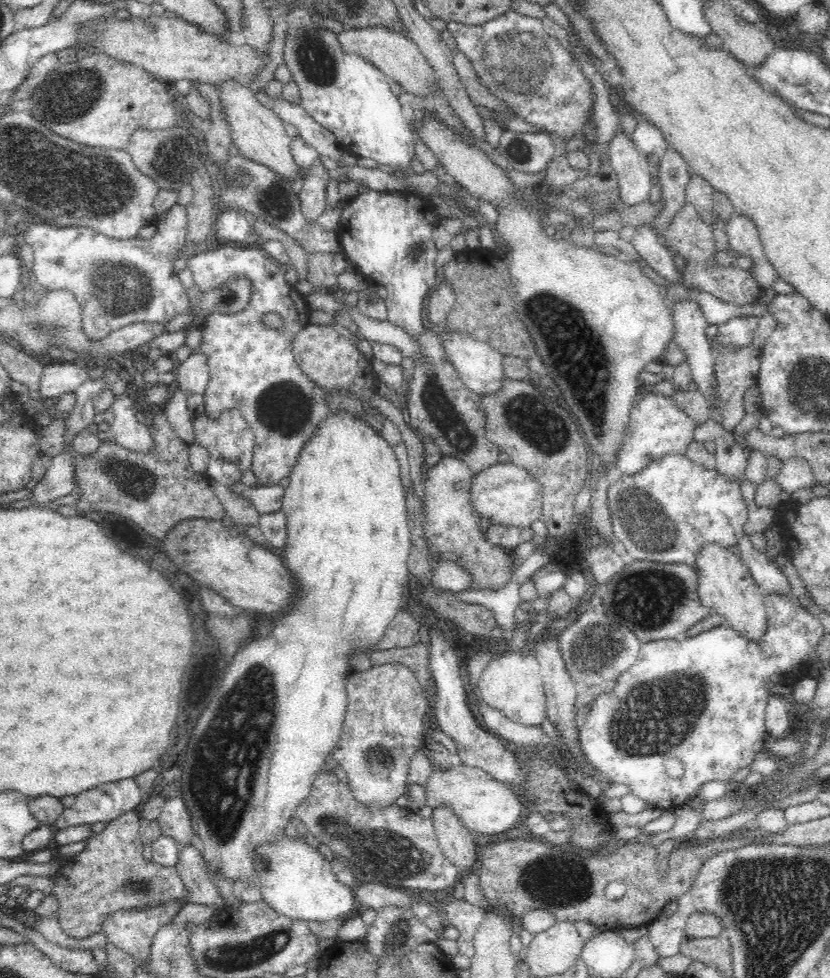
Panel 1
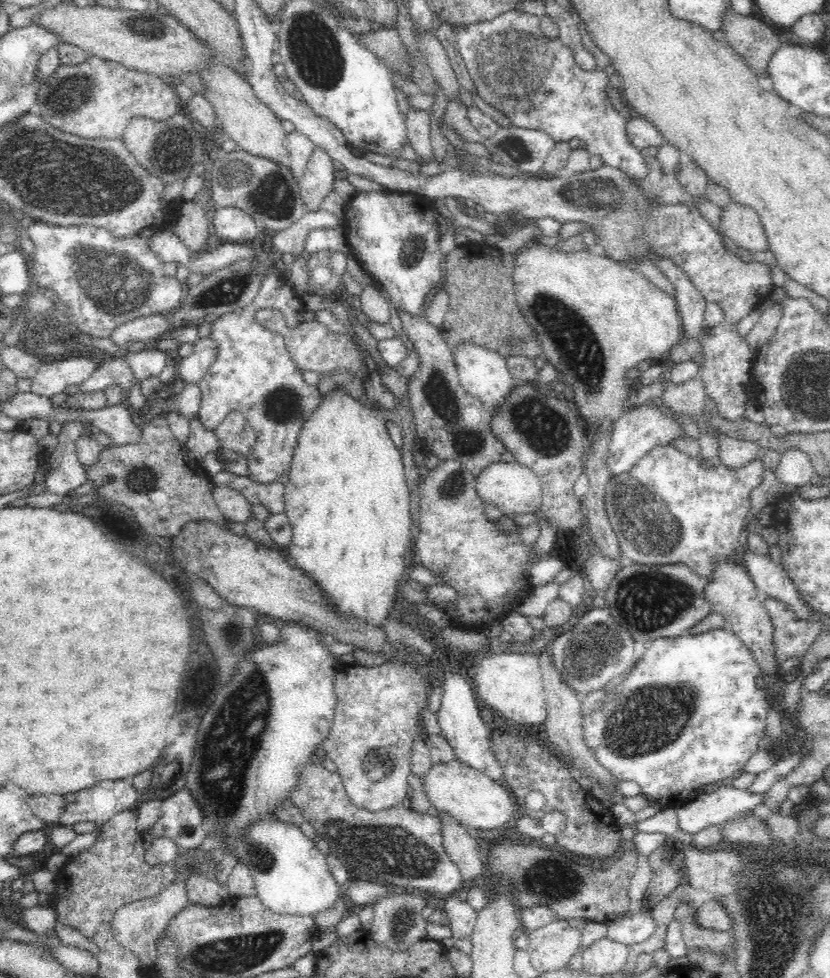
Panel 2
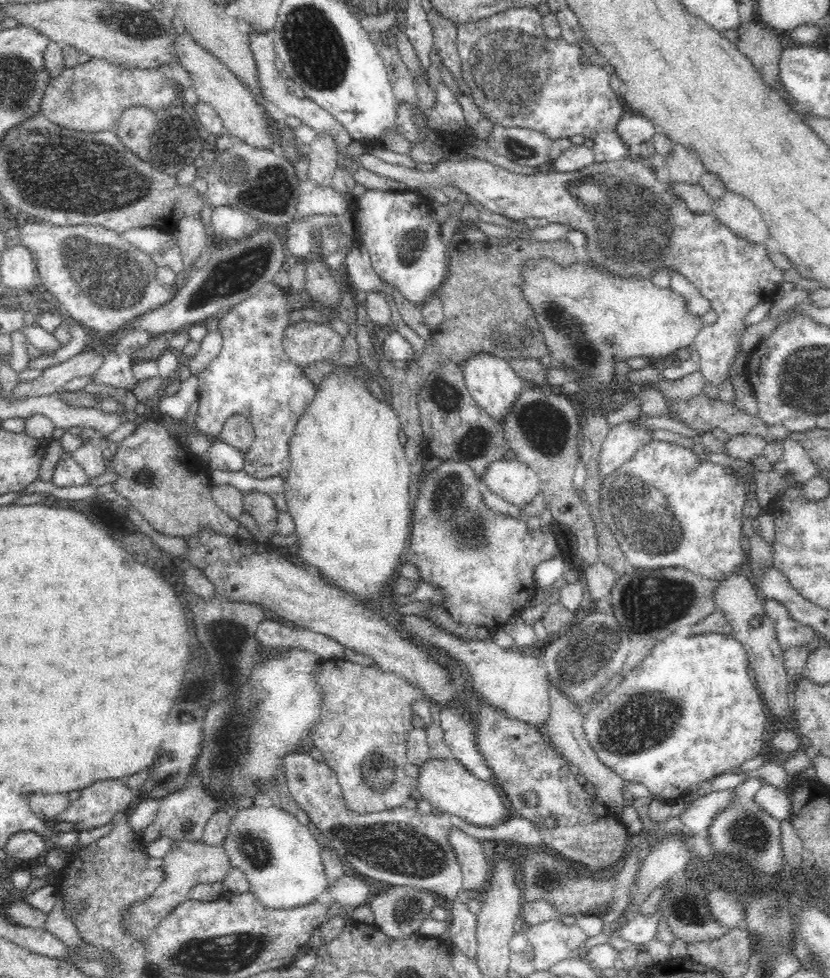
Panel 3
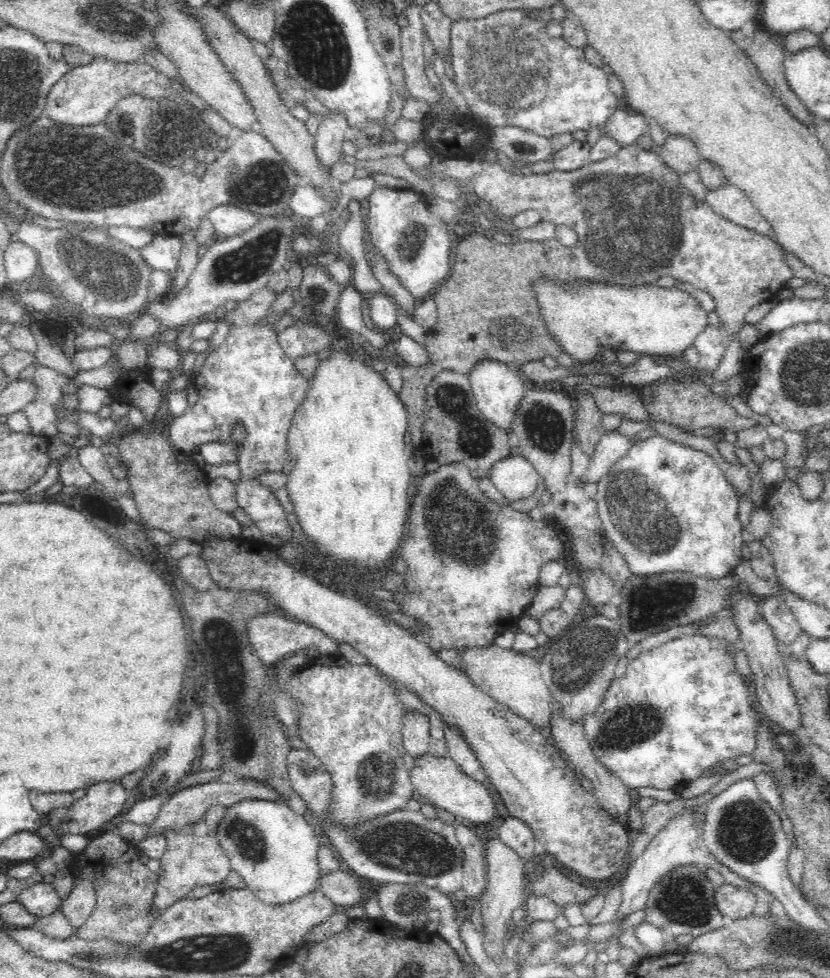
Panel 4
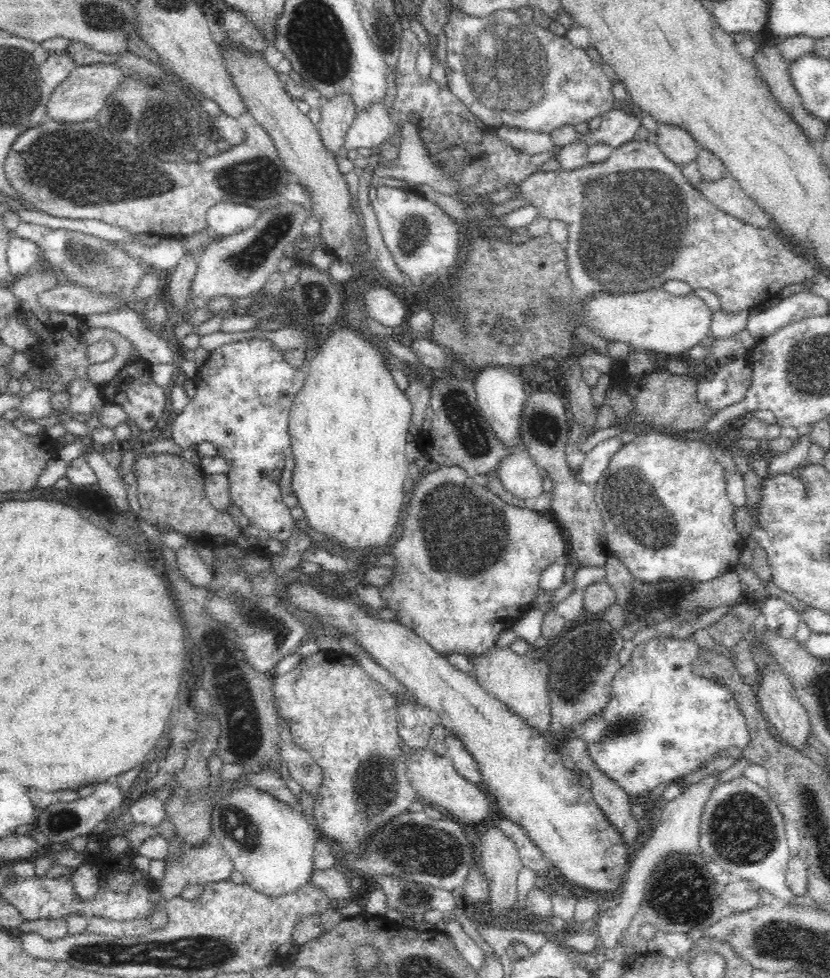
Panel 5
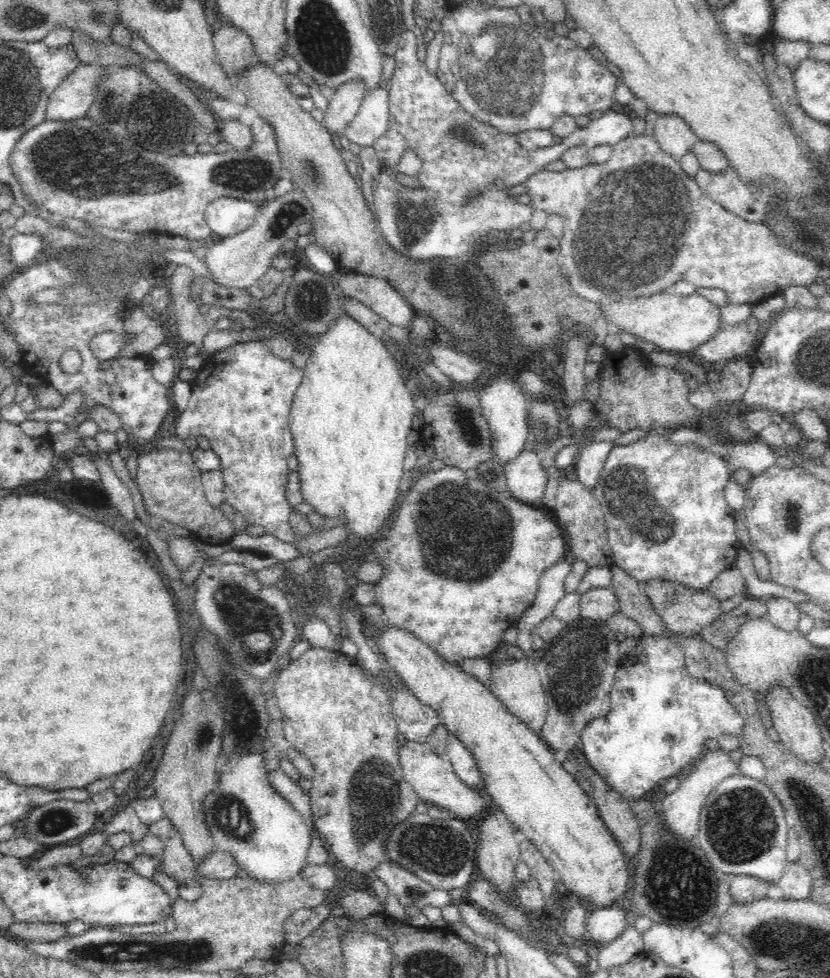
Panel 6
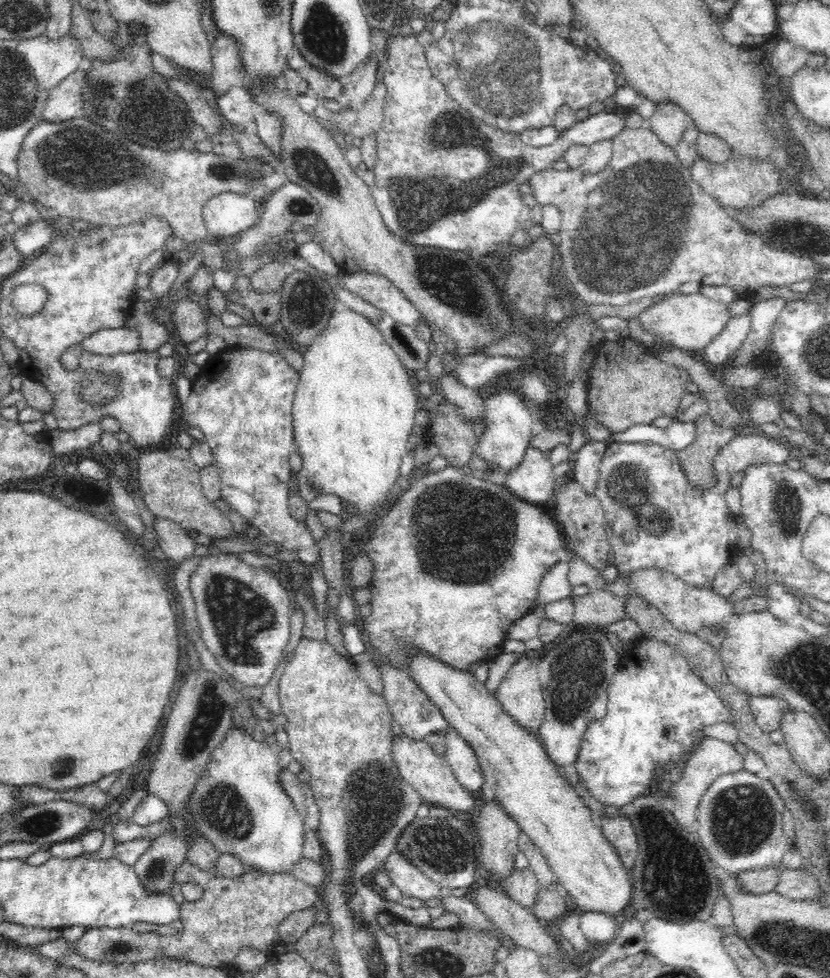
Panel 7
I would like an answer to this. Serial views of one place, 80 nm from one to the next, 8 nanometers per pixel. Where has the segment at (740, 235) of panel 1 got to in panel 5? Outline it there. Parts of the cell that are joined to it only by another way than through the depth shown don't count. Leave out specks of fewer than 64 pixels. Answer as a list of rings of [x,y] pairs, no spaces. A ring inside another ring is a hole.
[[[730,174],[716,182],[701,180],[699,189],[714,206],[726,214],[760,229],[773,227],[771,216],[744,194],[739,182]]]

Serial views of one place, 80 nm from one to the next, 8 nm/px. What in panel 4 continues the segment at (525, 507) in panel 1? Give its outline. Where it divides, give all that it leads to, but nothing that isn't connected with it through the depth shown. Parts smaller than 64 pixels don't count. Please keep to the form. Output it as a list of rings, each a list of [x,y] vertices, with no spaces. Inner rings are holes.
[[[516,453],[495,462],[488,477],[508,500],[531,499],[540,482],[532,463]]]

